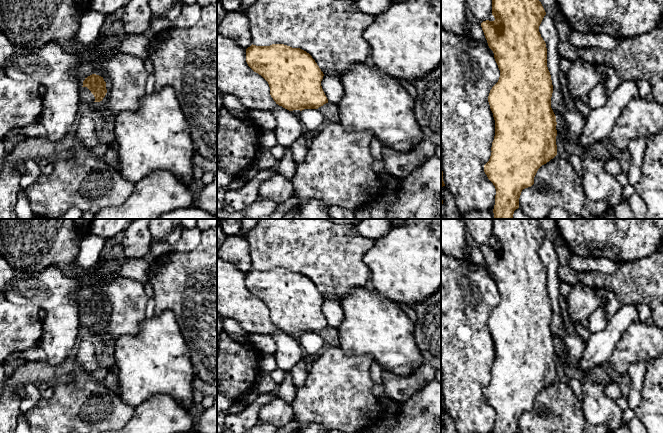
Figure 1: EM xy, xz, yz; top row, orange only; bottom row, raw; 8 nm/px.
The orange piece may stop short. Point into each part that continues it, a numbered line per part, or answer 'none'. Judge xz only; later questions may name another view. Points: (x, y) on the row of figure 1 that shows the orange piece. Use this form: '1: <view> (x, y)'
none

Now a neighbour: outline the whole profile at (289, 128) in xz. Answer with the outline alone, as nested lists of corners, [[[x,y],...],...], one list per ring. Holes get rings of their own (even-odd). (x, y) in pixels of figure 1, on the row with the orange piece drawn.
[[[278,104],[271,109],[271,113],[276,120],[274,132],[277,143],[285,148],[290,148],[304,134],[303,123],[299,116]]]

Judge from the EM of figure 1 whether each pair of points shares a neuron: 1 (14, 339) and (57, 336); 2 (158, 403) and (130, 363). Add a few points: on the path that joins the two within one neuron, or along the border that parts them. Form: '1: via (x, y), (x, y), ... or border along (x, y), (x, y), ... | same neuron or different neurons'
1: border along (42, 320), (42, 335), (37, 344) | different neurons
2: border along (176, 400), (166, 394), (155, 394), (135, 407) | different neurons

